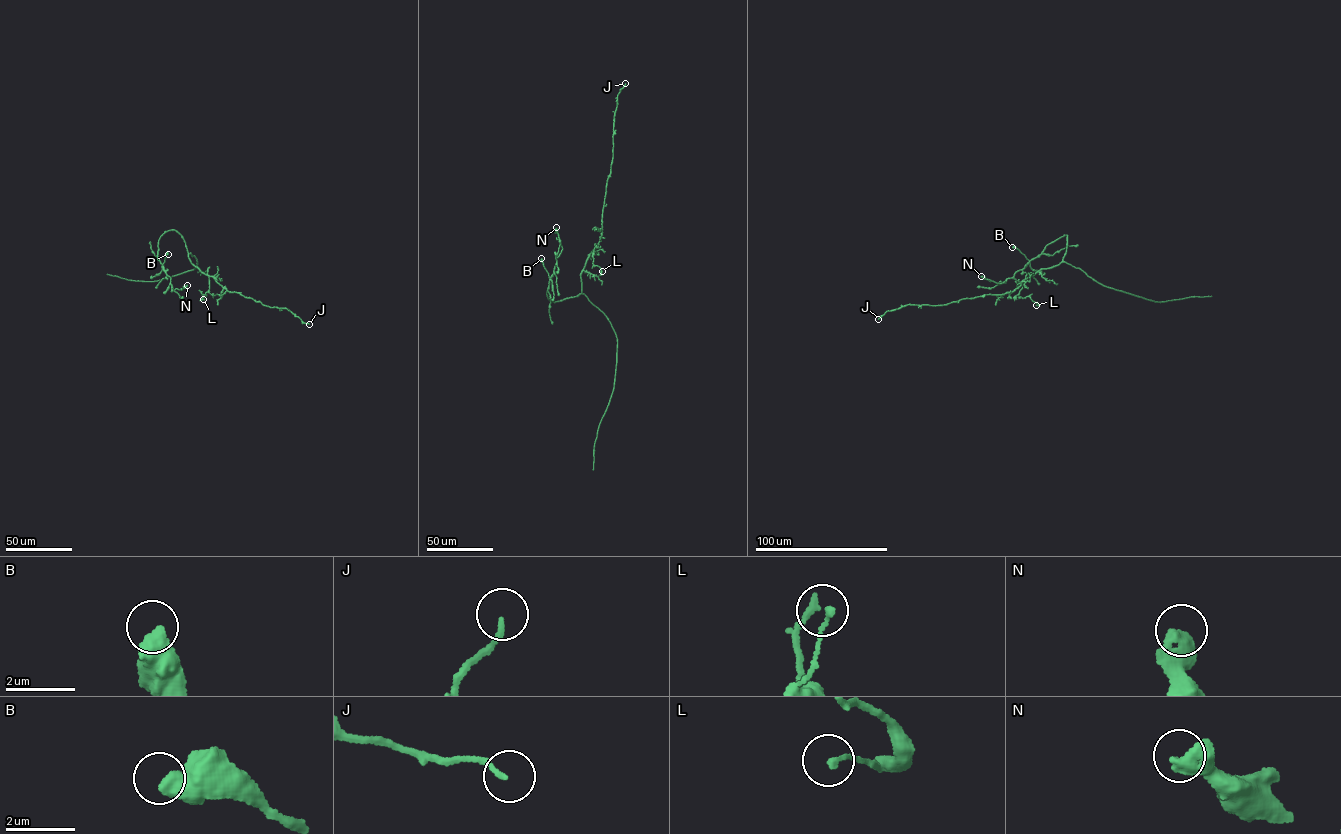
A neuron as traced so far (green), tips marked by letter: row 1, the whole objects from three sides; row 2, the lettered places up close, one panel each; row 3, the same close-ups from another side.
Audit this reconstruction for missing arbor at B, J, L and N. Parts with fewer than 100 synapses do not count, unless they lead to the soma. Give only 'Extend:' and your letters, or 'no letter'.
Extend: no letter

